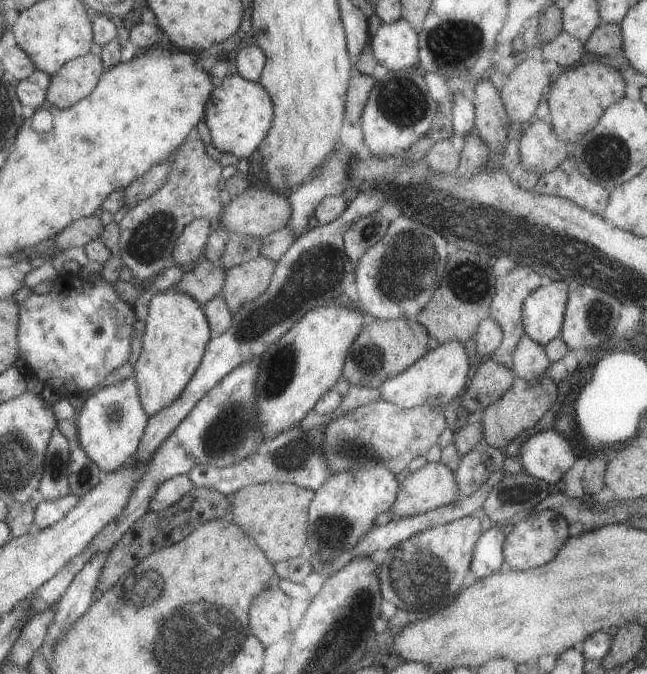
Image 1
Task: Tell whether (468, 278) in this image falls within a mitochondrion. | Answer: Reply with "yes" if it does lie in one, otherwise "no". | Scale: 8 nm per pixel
yes

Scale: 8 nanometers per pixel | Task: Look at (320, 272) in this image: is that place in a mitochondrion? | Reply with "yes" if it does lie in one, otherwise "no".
yes

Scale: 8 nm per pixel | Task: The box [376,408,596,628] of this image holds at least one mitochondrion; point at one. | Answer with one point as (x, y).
(418, 576)

